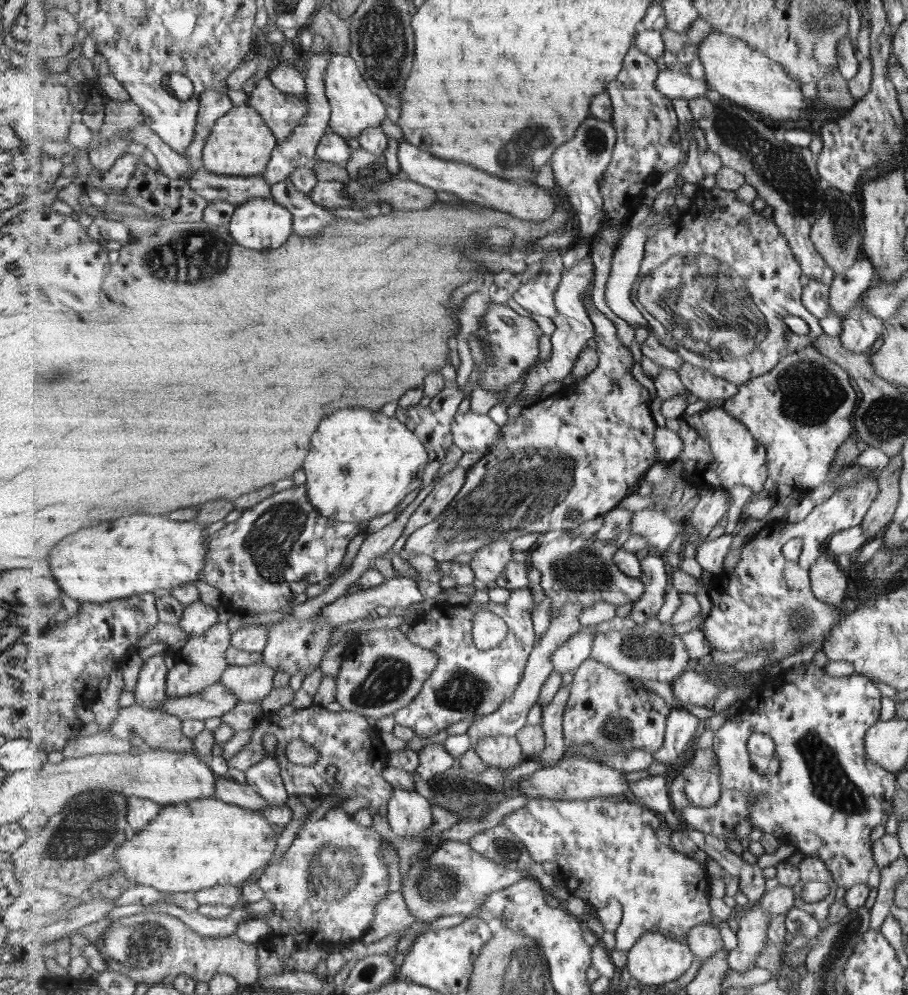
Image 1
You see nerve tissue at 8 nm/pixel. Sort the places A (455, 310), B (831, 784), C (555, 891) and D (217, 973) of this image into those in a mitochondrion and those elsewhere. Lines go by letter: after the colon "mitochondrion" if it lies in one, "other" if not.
A: other
B: mitochondrion
C: other
D: other

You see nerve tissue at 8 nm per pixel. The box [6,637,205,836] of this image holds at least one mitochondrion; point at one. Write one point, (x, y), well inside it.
(132, 769)

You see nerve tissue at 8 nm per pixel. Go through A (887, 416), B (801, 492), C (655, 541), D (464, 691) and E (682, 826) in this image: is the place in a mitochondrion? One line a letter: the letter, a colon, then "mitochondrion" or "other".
A: mitochondrion
B: other
C: other
D: mitochondrion
E: other

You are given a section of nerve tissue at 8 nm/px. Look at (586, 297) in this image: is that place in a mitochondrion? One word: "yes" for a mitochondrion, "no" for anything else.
no

